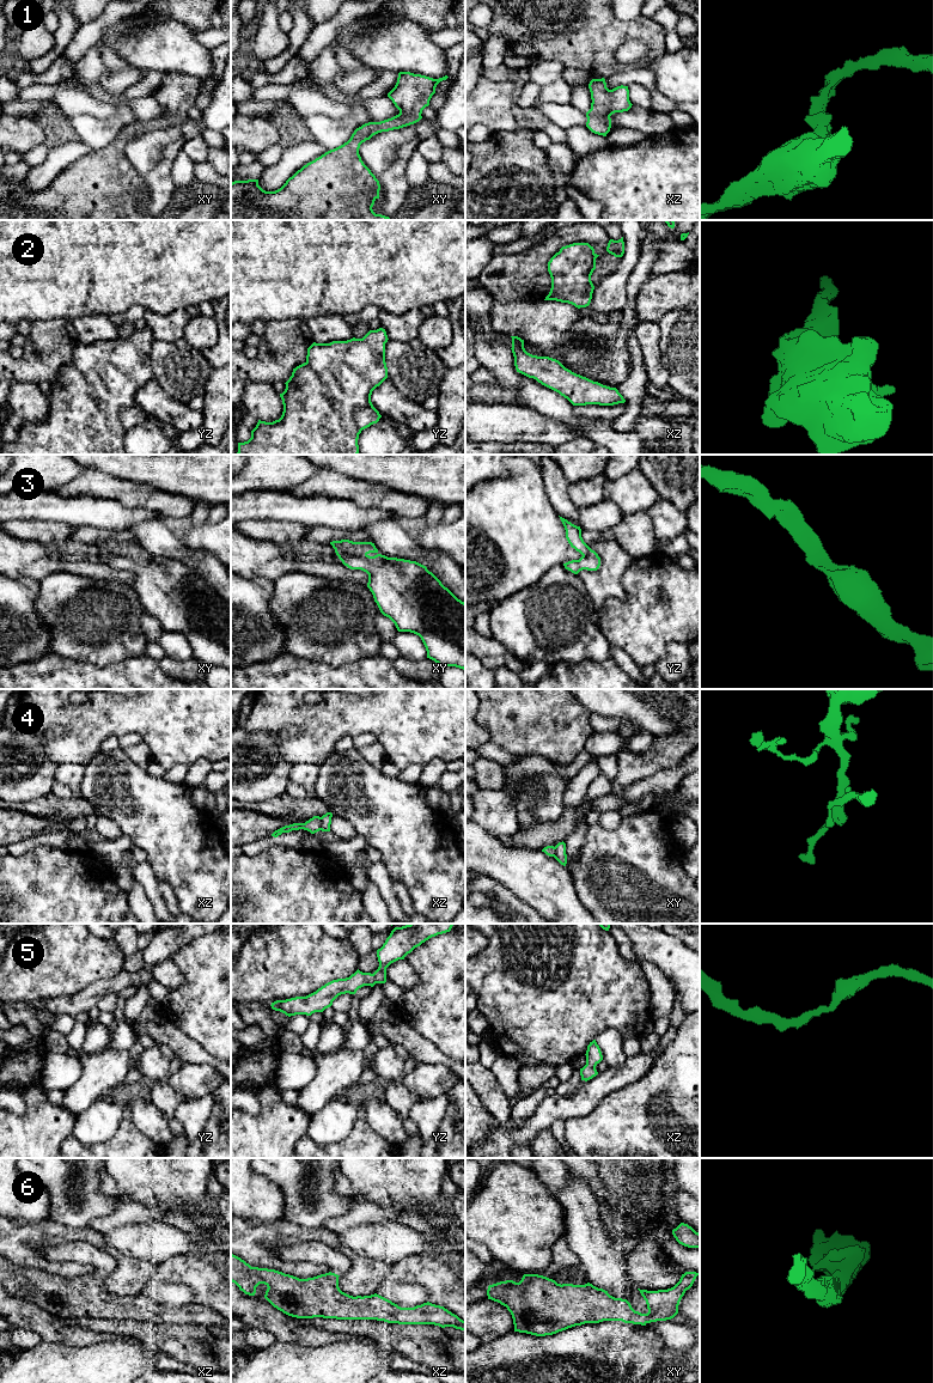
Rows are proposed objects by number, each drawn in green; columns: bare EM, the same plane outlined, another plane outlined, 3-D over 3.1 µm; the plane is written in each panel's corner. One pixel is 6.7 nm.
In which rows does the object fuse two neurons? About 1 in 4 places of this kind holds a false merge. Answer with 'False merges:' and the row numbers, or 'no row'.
False merges: 4

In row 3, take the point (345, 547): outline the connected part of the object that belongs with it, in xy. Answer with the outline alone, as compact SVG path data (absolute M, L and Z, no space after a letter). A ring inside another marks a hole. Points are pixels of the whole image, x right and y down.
M372 542L330 544L344 566L368 574L374 602L398 632L419 635L427 658L441 668L465 670L465 603L426 566L382 555Z

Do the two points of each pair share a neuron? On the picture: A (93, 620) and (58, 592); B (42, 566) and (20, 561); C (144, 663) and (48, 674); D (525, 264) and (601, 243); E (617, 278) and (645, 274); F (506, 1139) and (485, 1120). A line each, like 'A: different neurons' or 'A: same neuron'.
A: same neuron
B: same neuron
C: same neuron
D: same neuron
E: different neurons
F: different neurons

